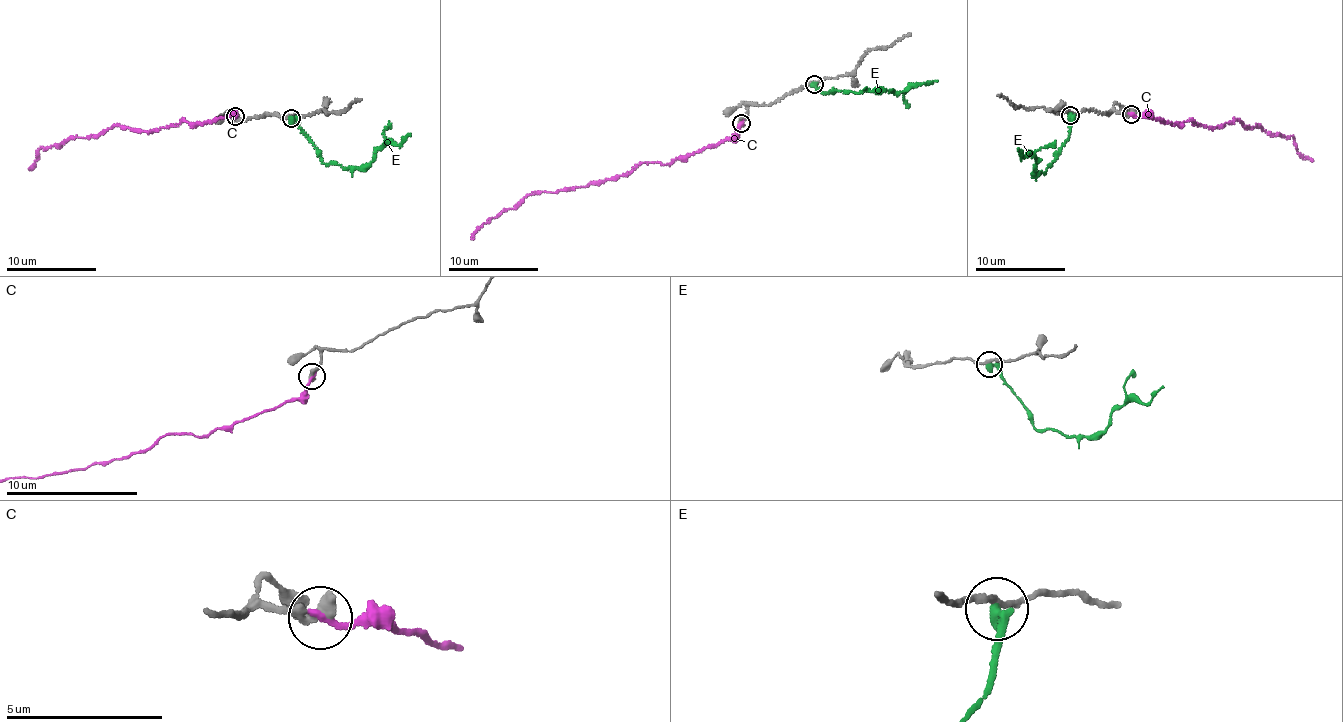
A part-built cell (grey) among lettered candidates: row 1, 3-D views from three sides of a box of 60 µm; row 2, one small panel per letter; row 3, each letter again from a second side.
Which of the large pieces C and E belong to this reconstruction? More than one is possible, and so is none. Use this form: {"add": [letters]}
{"add": ["C"]}

